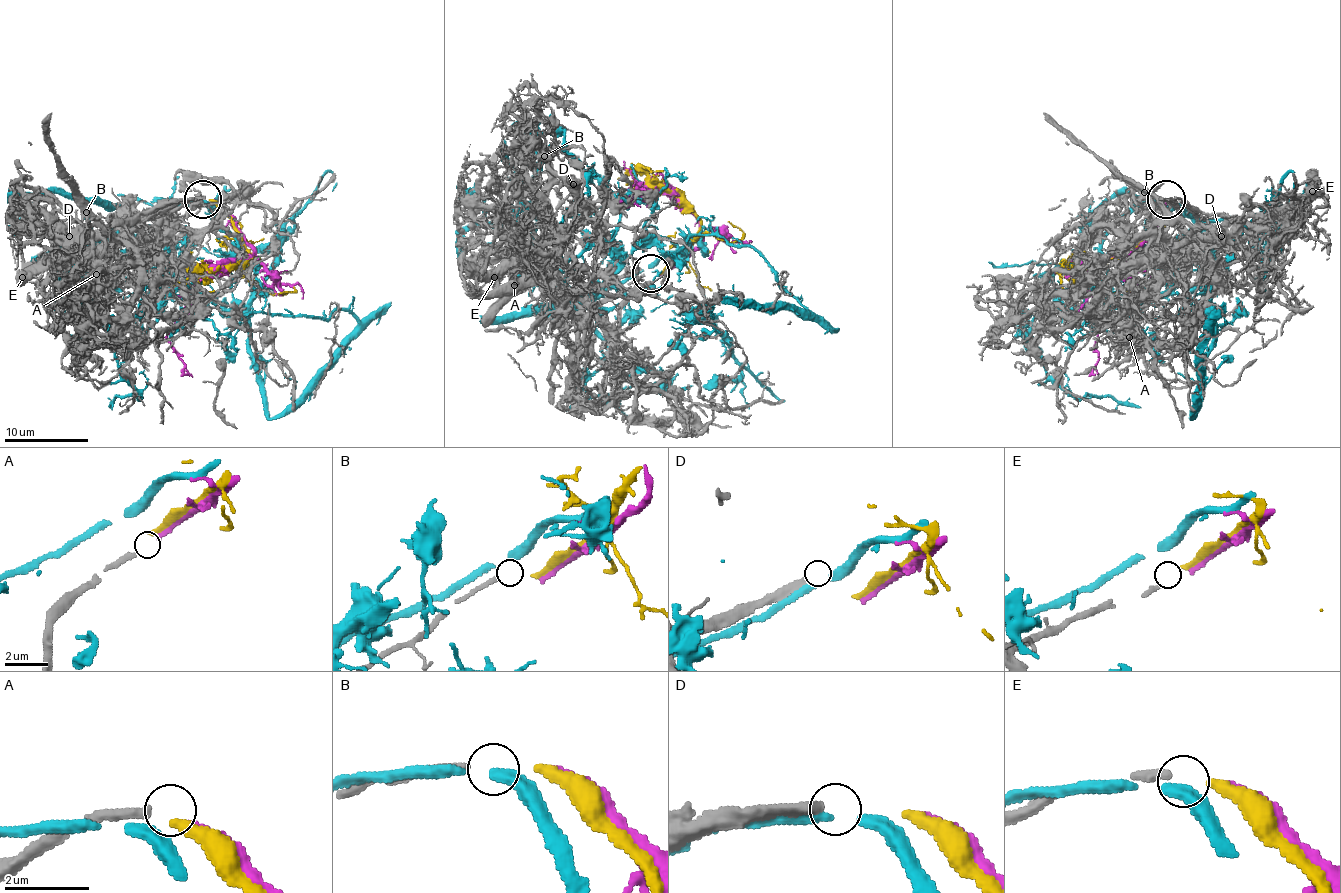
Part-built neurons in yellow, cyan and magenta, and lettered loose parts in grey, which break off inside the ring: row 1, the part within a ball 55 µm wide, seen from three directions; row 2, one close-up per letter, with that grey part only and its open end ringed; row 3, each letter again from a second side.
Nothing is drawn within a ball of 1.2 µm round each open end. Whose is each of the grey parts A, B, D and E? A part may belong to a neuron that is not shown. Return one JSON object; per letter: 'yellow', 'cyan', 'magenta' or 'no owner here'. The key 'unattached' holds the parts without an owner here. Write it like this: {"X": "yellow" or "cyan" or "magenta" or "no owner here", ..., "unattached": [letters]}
{"A": "magenta", "B": "no owner here", "D": "no owner here", "E": "yellow", "unattached": ["B", "D"]}

